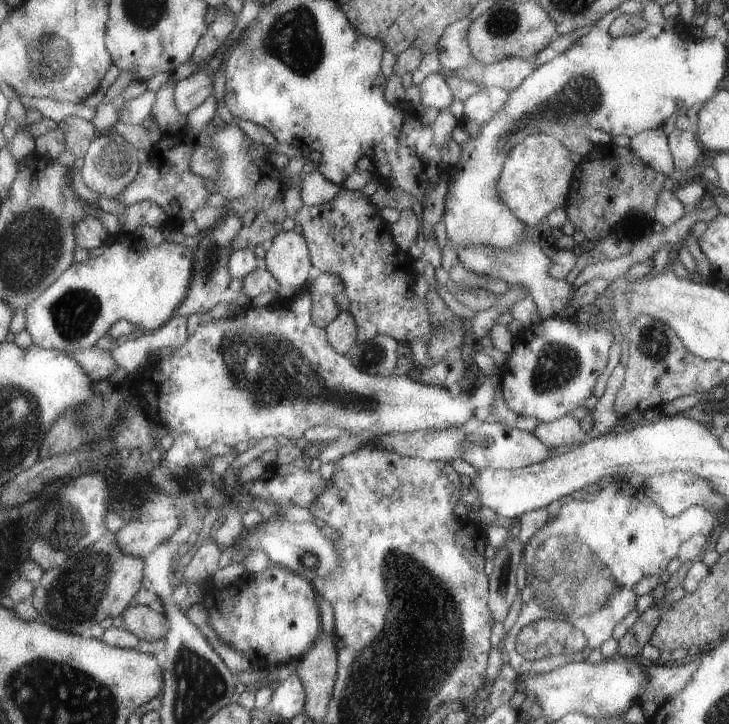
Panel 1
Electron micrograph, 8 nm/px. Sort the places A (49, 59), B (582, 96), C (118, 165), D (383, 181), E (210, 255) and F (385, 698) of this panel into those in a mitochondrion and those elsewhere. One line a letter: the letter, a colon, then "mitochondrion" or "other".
A: mitochondrion
B: mitochondrion
C: mitochondrion
D: other
E: mitochondrion
F: mitochondrion

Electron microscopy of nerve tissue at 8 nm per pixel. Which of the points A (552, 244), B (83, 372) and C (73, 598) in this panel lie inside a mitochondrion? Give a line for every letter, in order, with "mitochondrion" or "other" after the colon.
A: other
B: other
C: mitochondrion

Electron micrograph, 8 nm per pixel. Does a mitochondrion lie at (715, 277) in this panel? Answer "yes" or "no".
no

